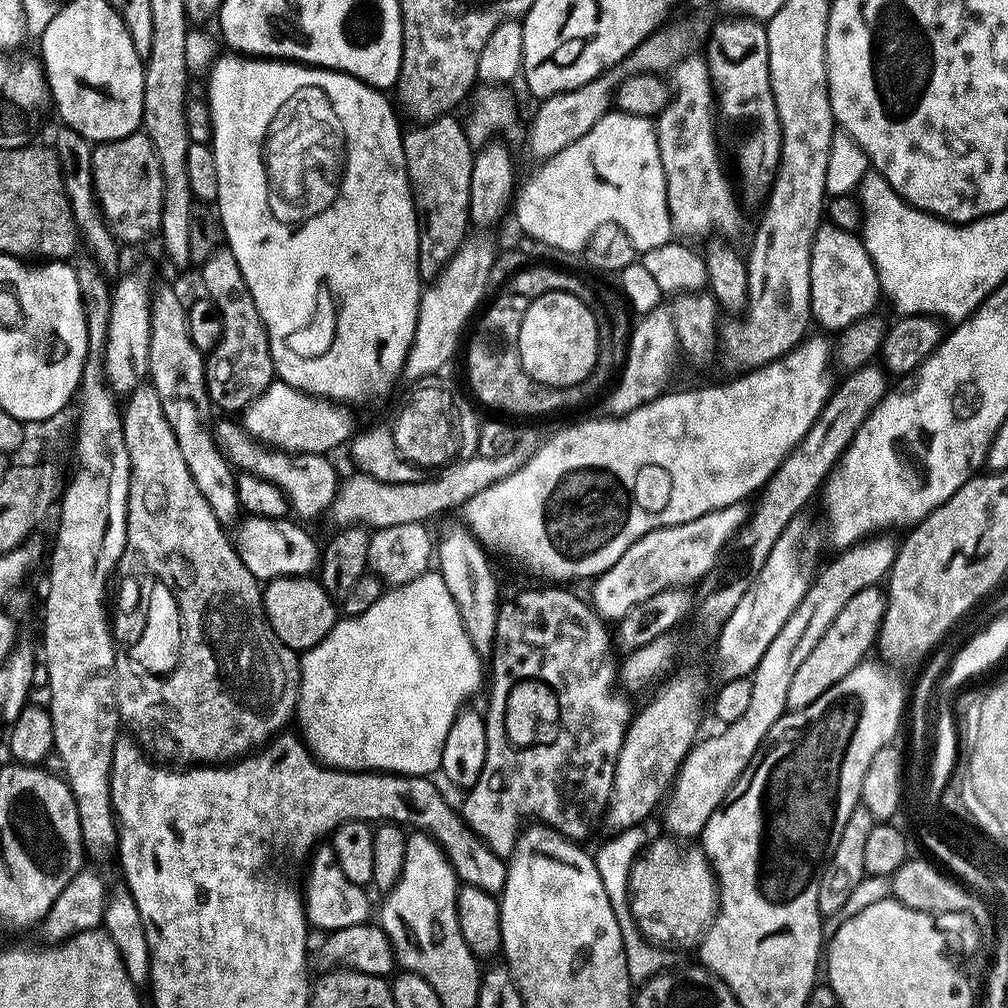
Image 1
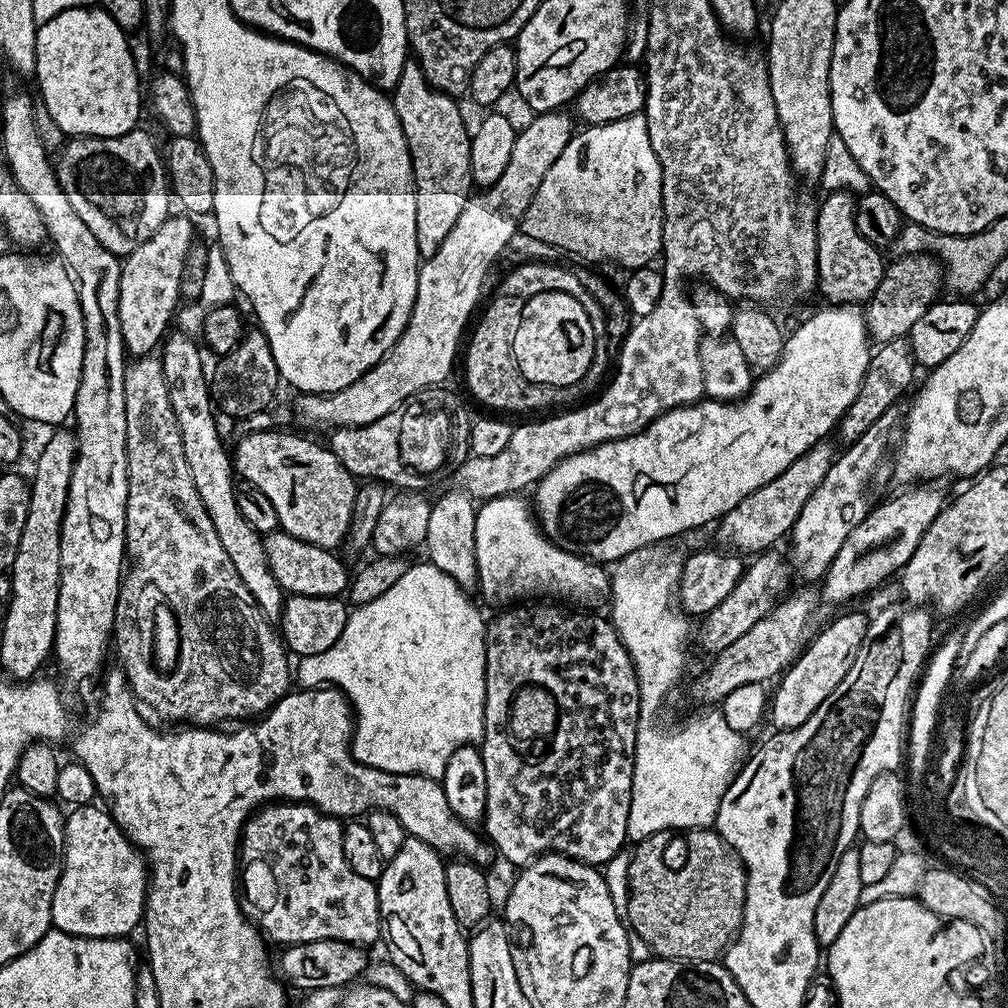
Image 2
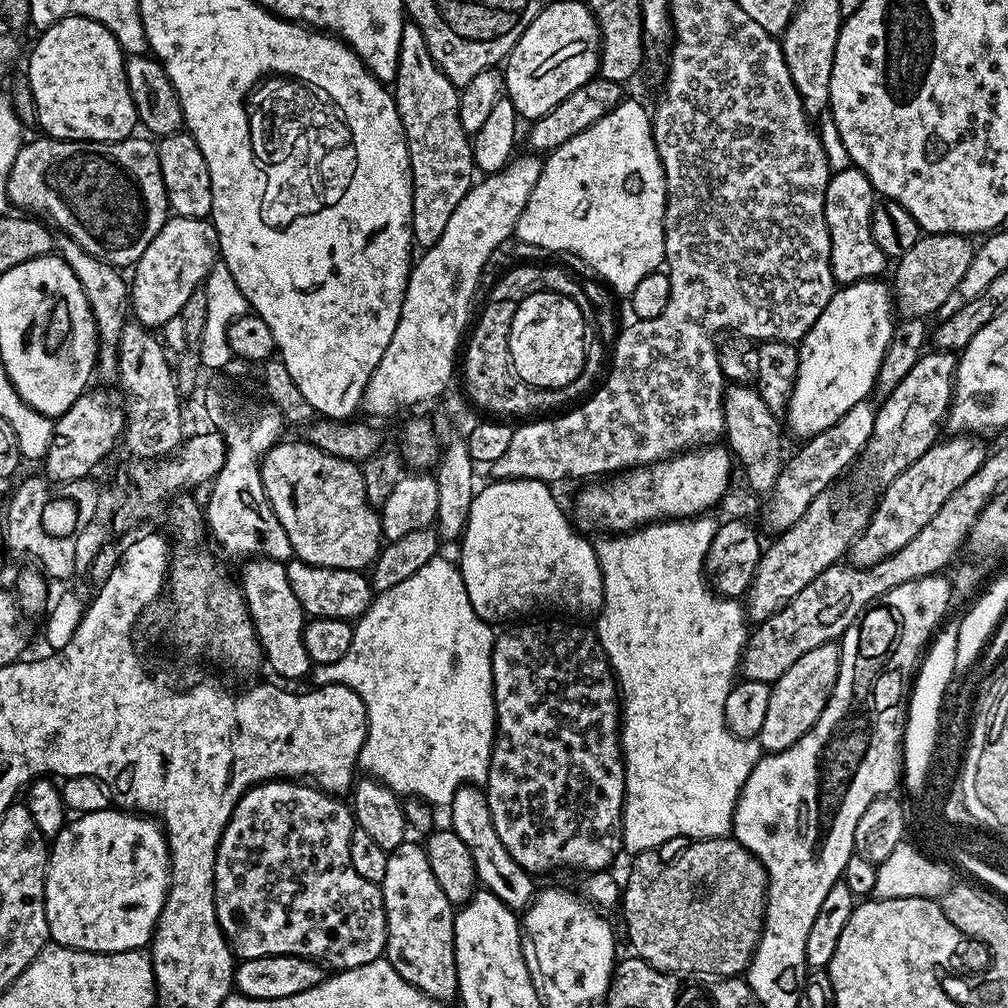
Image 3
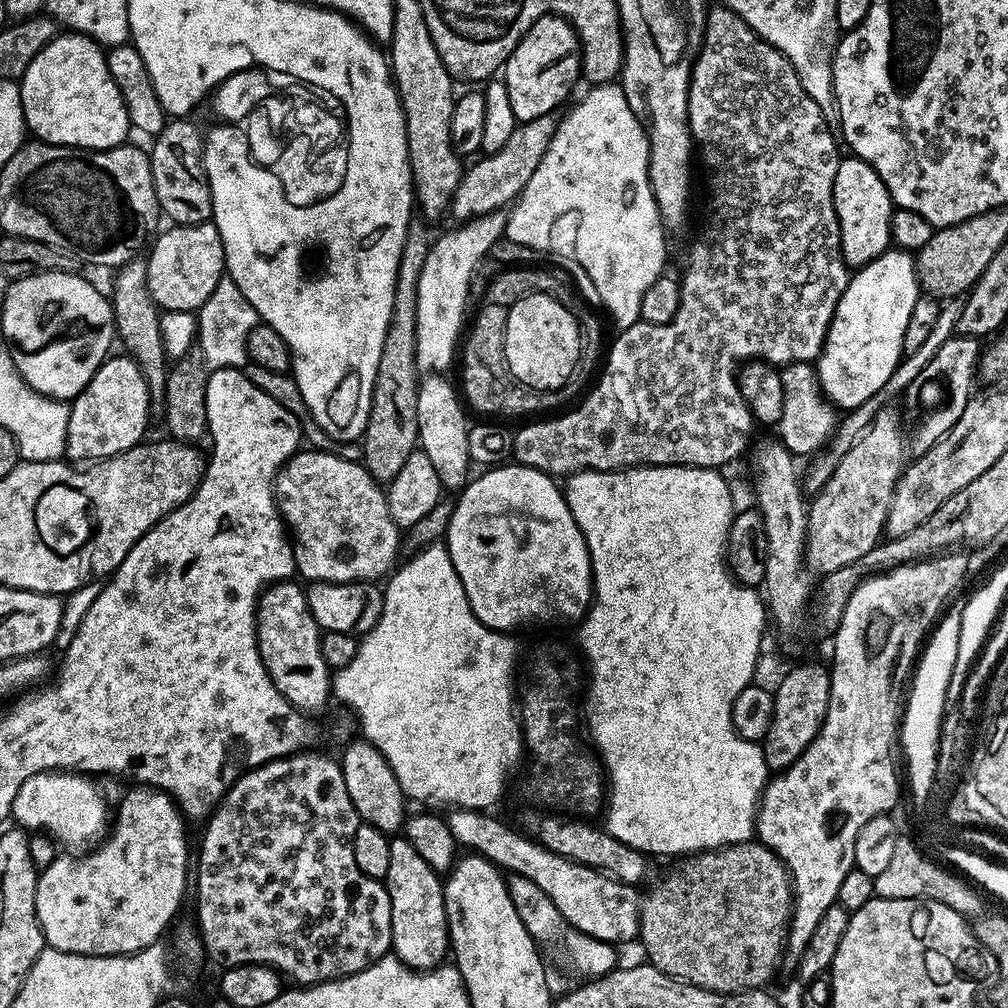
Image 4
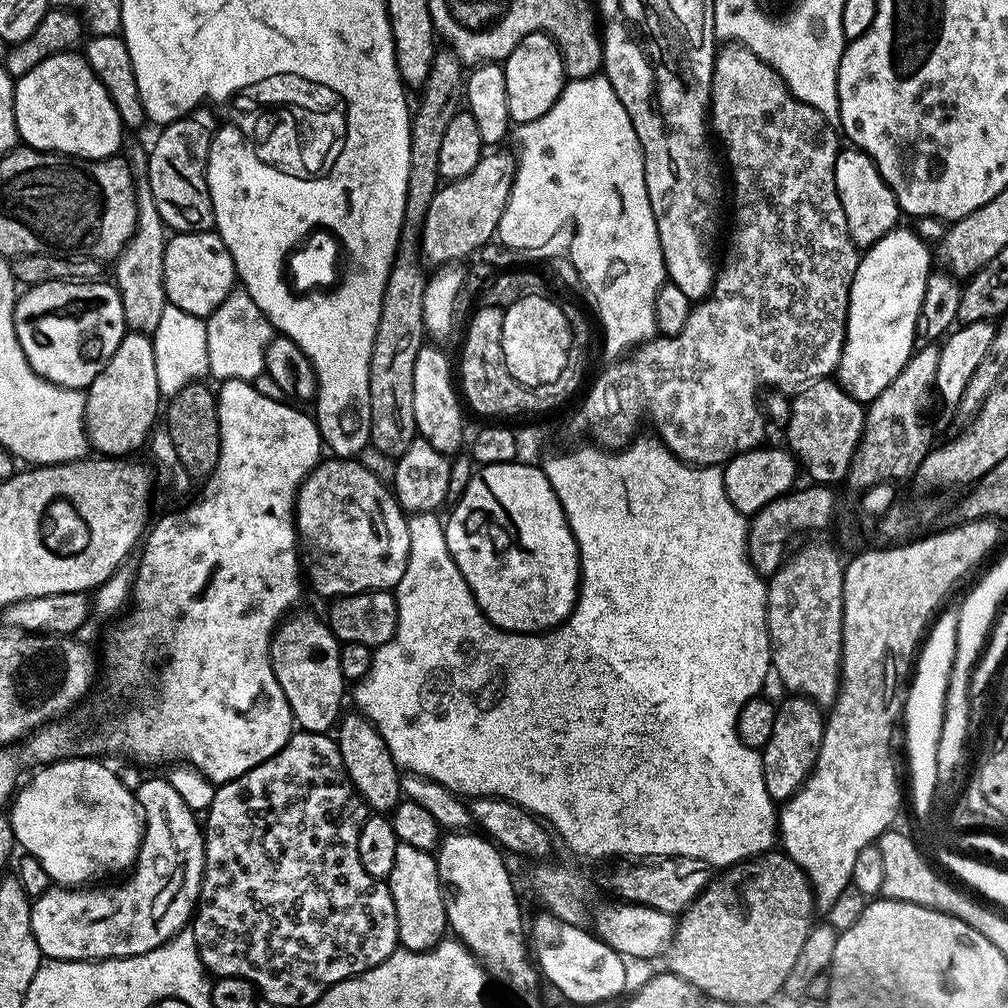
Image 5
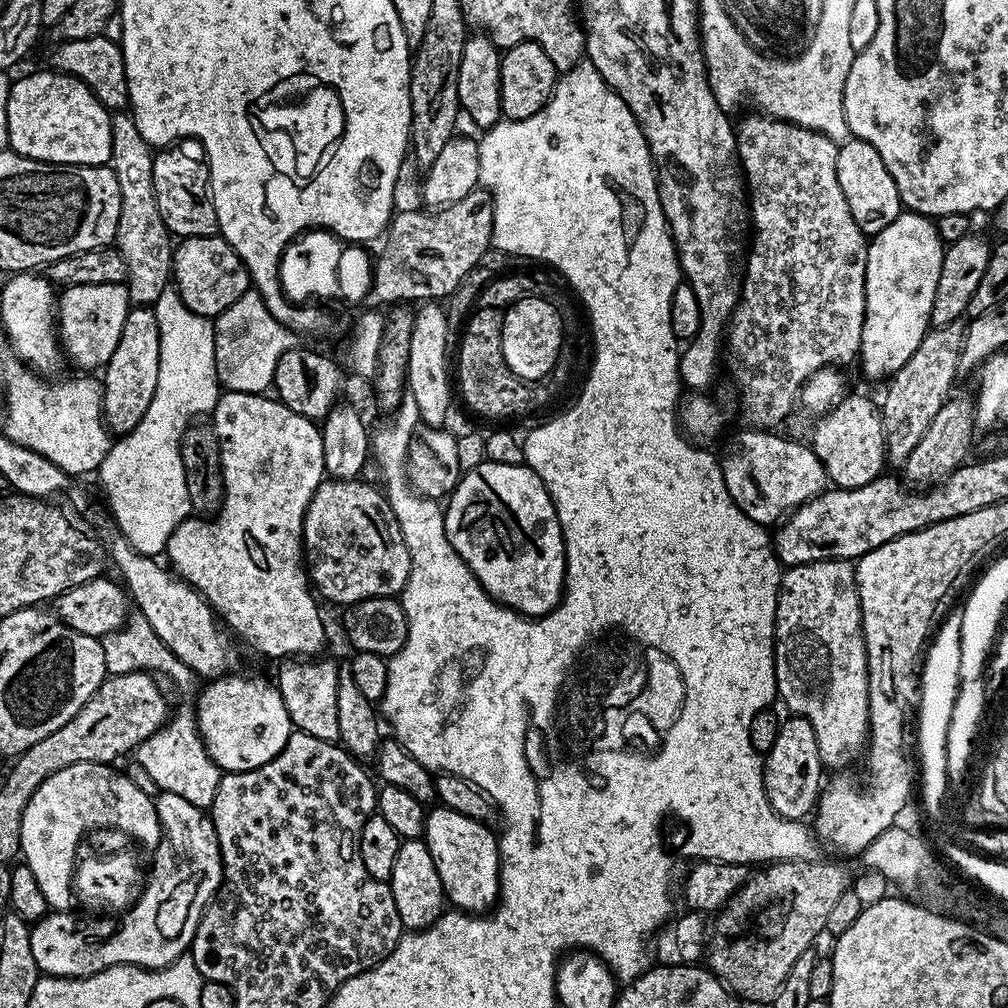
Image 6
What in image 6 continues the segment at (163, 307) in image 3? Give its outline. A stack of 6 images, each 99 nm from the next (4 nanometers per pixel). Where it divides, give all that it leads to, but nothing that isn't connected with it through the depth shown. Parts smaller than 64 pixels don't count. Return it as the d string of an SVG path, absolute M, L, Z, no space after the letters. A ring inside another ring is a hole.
M219 234L183 237L172 253L172 274L175 291L180 293L182 302L199 316L220 316L226 306L234 306L234 302L250 290L248 271L242 258L238 258L236 251Z

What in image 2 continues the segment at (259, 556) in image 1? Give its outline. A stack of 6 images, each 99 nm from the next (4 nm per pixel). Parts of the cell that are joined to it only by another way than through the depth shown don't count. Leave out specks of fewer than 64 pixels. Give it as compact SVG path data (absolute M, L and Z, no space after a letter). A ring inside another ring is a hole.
M277 530L264 536L264 550L270 574L278 578L280 587L285 593L293 596L327 596L343 597L348 590L350 568L336 557L337 553L331 548L319 548L310 542L302 542L288 532Z

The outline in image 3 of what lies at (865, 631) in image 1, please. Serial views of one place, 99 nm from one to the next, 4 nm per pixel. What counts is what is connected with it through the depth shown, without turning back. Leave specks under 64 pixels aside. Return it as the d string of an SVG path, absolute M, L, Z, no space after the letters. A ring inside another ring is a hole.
M839 643L823 644L810 654L802 654L786 674L782 674L771 685L772 693L770 694L770 707L766 709L766 718L762 721L762 730L758 737L761 749L765 753L781 752L802 734L806 734L818 722L834 686L838 682L840 673L840 646Z

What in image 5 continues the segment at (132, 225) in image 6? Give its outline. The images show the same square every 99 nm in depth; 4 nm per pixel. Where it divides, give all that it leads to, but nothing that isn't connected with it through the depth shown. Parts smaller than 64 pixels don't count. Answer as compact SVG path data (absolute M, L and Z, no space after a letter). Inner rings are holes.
M136 144L126 153L128 166L136 177L136 229L126 246L116 255L114 267L116 277L114 283L122 298L122 314L125 325L134 332L153 333L162 319L162 310L166 310L168 299L162 278L162 258L168 245L166 225L158 214L154 194L148 185L148 153L149 149Z

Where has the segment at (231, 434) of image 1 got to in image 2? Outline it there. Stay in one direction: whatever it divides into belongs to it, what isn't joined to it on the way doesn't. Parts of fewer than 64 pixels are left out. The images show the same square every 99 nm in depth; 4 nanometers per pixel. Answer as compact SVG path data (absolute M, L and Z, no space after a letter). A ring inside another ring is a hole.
M261 430L258 432L248 432L236 444L236 452L234 448L234 472L241 481L245 480L245 485L251 486L255 491L266 494L266 498L270 498L270 506L274 506L274 514L276 515L276 523L283 531L288 532L294 538L298 538L302 542L310 542L319 548L339 549L344 543L344 539L348 536L350 530L350 514L354 514L354 498L358 487L357 477L349 474L346 466L342 466L342 462L338 462L338 458L323 443L315 444L312 440L307 440L304 436L295 436L292 432L267 432Z

